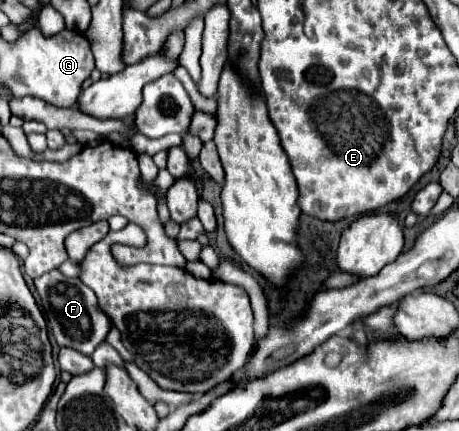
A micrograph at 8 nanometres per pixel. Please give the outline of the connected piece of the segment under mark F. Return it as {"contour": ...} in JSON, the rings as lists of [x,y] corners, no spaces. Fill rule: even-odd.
{"contour":[[[50,270],[48,274],[34,280],[34,286],[42,300],[42,310],[52,326],[52,334],[60,346],[76,348],[78,352],[92,354],[98,344],[104,342],[110,320],[104,310],[98,306],[96,294],[80,280],[80,278],[66,278],[60,270]]]}

